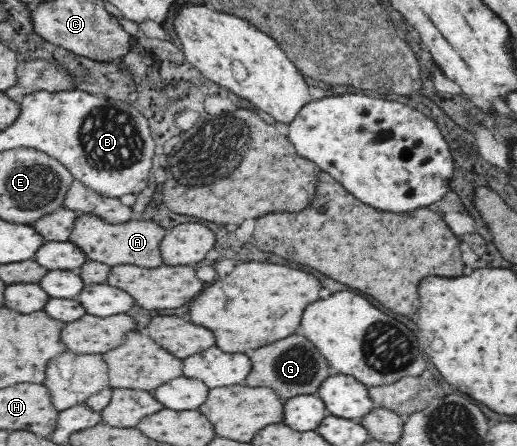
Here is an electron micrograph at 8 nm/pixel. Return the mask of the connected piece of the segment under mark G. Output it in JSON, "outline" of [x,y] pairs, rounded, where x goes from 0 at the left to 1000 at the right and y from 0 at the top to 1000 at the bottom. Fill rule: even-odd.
{"outline":[[[563,751],[516,778],[501,778],[485,791],[489,827],[478,845],[482,868],[524,868],[540,890],[609,883],[617,863],[644,841],[632,805],[613,787],[613,778],[590,751]]]}

